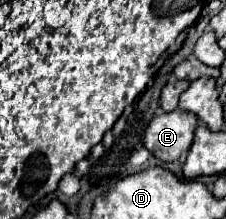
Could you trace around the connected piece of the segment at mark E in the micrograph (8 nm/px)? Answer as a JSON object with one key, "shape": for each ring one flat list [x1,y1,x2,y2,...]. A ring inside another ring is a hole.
{"shape":[[171,111,153,117,145,129,143,145,159,161,179,161,193,143,197,119,187,111]]}

